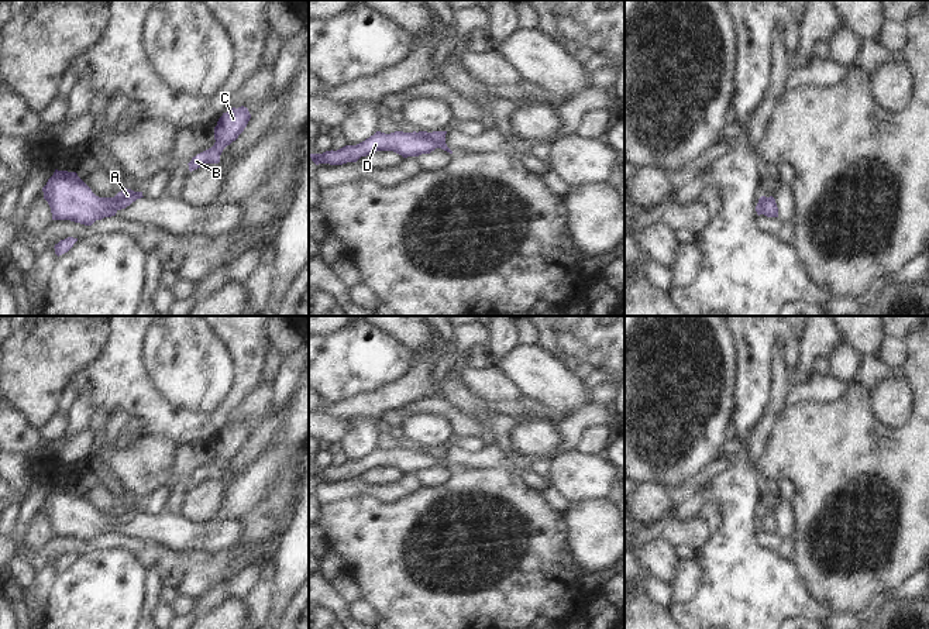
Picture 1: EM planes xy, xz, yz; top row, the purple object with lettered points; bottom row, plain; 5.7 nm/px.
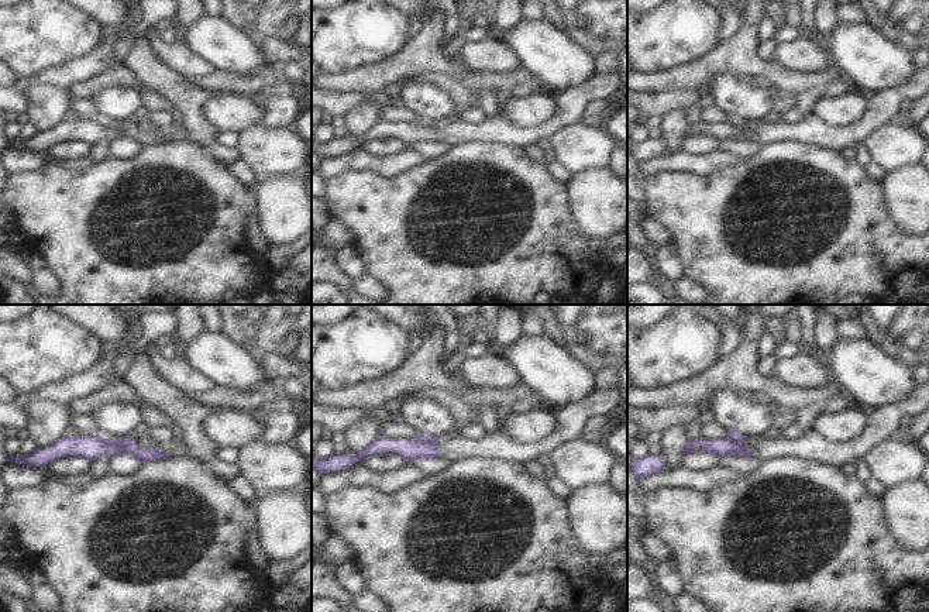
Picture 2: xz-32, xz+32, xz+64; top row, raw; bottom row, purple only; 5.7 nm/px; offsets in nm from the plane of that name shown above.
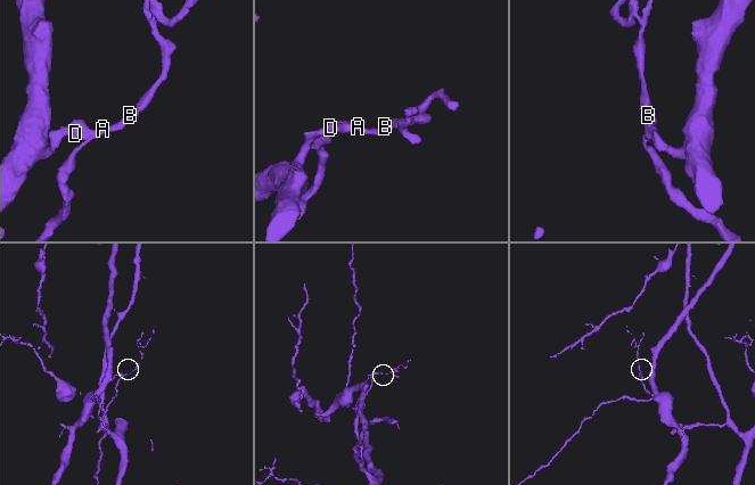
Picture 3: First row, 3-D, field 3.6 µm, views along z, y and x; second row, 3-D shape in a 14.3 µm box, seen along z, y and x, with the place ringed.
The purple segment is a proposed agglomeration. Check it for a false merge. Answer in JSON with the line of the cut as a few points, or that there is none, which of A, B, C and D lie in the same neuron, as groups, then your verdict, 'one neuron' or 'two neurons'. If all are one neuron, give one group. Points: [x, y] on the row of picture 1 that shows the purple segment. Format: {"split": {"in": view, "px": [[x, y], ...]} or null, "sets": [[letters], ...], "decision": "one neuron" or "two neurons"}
{"split": {"in": "xz", "px": [[416, 133], [429, 138], [437, 147]]}, "sets": [["A", "B", "C"], ["D"]], "decision": "two neurons"}

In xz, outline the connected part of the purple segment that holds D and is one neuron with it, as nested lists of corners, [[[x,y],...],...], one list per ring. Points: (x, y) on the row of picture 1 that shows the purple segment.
[[[376,131],[374,135],[357,145],[345,145],[337,151],[326,151],[323,154],[310,154],[312,161],[319,164],[343,165],[357,162],[361,157],[367,157],[376,151],[393,151],[403,158],[430,154],[437,145],[420,137],[416,131],[395,131],[385,134]]]

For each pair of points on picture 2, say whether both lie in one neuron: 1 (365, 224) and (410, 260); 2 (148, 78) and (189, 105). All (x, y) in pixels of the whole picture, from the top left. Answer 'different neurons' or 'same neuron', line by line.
1: same neuron
2: same neuron

